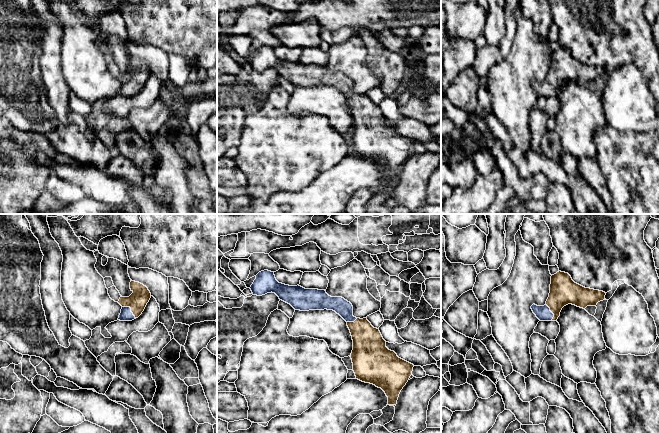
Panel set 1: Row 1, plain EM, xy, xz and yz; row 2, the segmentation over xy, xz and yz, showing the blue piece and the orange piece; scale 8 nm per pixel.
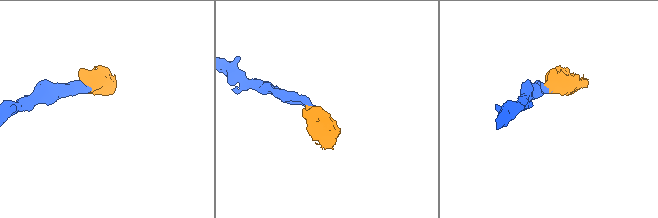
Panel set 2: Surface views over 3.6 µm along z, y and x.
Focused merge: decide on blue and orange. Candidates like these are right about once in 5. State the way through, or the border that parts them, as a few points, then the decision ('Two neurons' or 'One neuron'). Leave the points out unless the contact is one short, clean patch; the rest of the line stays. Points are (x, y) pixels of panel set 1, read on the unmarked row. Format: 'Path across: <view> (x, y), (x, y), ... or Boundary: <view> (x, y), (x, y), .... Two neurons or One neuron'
Path across: xy (126, 91), (130, 85), (137, 77). One neuron

